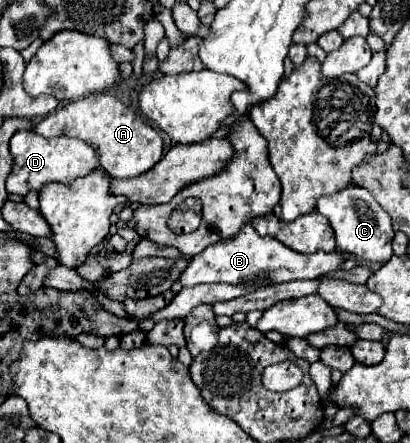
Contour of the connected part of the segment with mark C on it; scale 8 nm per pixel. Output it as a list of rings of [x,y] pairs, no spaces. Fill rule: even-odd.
[[[352,183],[350,187],[338,193],[320,197],[316,207],[330,221],[336,233],[336,245],[340,251],[352,253],[370,263],[386,263],[392,257],[394,229],[390,223],[390,215],[380,207],[380,203],[366,189]]]

